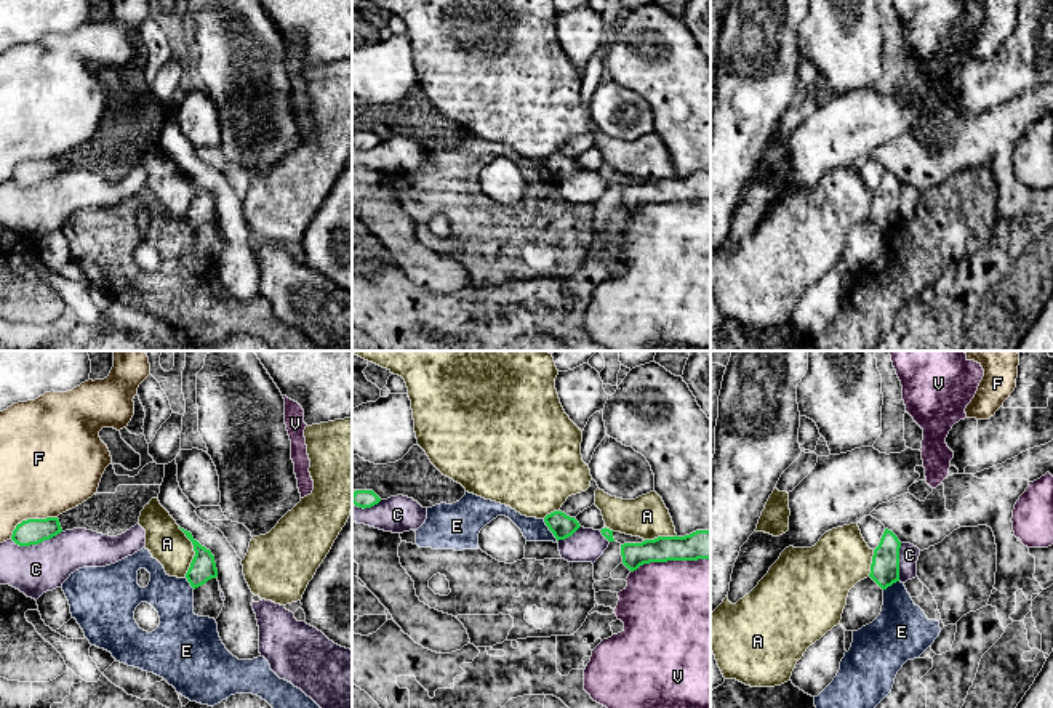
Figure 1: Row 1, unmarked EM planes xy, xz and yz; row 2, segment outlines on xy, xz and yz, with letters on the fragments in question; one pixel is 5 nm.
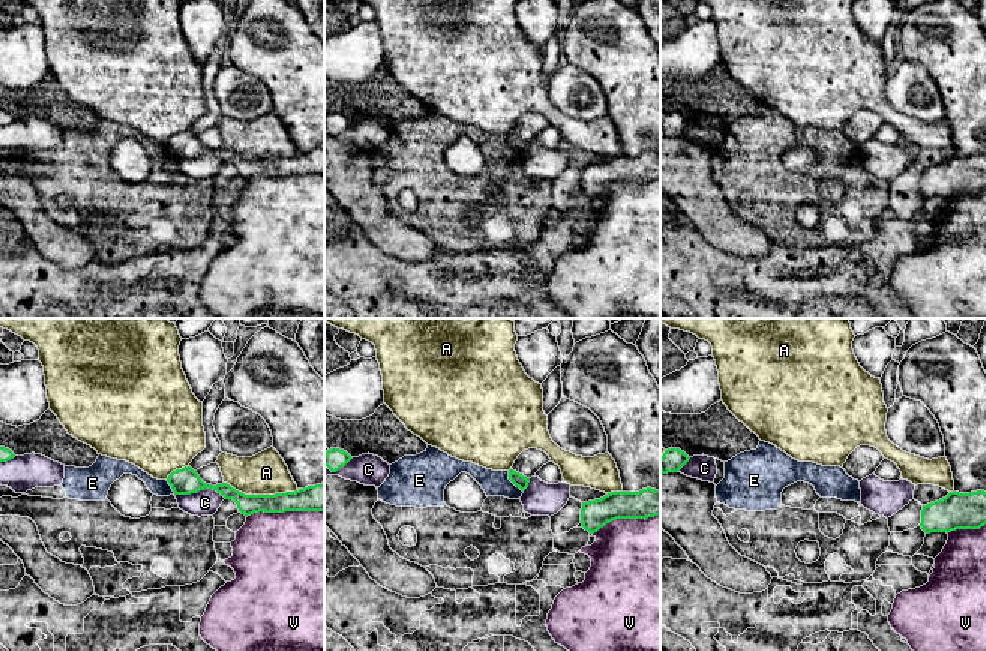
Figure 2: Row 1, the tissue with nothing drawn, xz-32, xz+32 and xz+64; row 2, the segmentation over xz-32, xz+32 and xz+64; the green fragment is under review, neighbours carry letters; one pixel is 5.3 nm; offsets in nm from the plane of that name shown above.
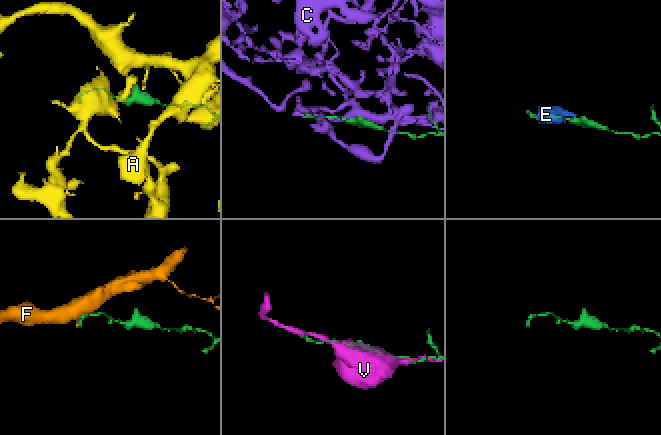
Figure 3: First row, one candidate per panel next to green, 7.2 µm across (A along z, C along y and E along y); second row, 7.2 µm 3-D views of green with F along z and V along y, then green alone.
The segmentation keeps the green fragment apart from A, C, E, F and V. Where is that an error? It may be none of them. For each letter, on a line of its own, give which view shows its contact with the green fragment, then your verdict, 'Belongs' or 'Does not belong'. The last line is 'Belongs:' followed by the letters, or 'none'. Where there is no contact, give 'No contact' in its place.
A: Touches green in xy. Does not belong
C: Touches green in xy. Does not belong
E: Touches green in xz. Does not belong
F: Touches green in xy. Does not belong
V: Touches green in xz. Does not belong
Belongs: none

